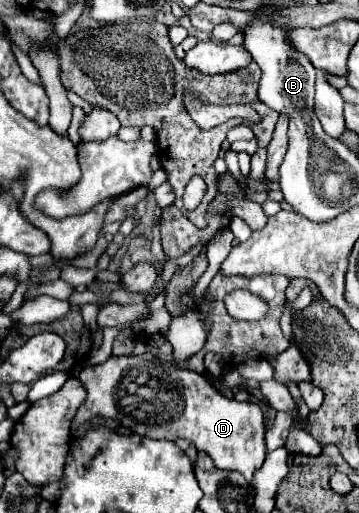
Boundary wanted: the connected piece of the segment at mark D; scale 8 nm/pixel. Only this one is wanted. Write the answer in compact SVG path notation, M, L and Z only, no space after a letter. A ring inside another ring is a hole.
M142 353L110 357L102 365L86 367L78 379L84 383L88 399L76 413L72 431L92 415L102 415L106 419L116 419L120 425L144 437L168 441L176 441L176 437L190 439L198 451L206 451L212 457L216 467L238 471L248 483L252 483L256 469L260 469L266 459L262 409L256 403L240 403L220 395L200 373L170 367L152 353Z

